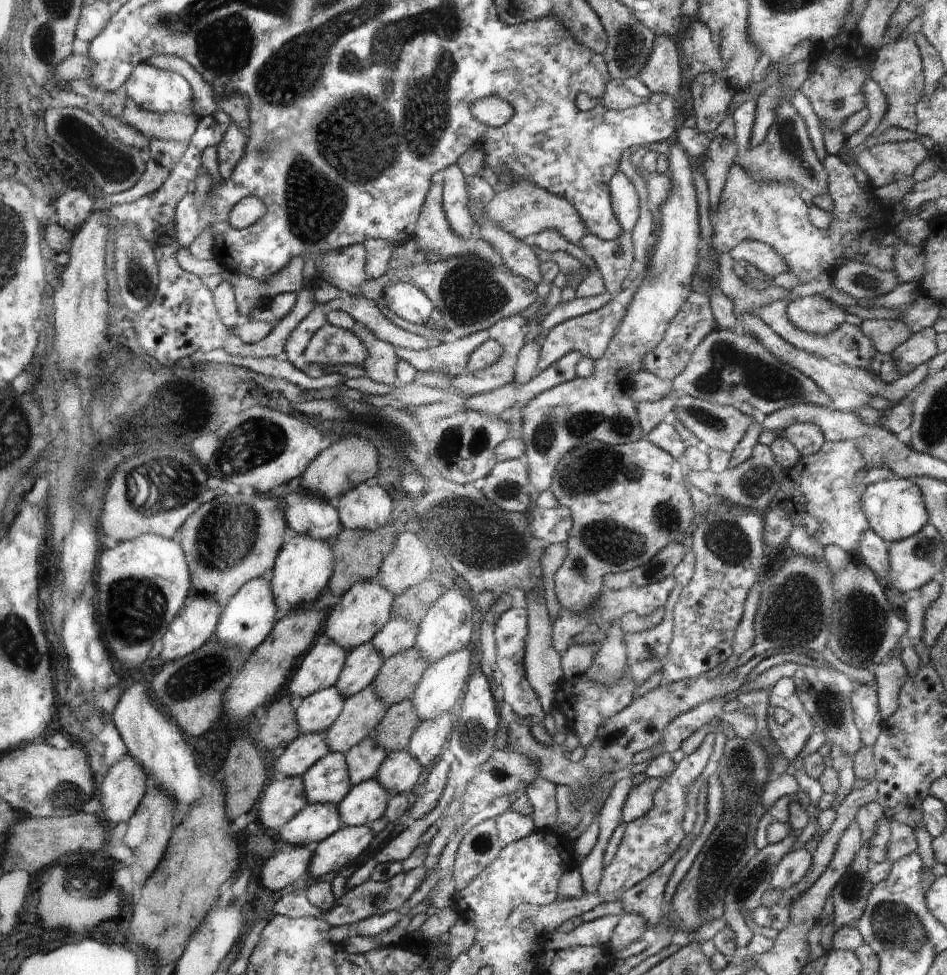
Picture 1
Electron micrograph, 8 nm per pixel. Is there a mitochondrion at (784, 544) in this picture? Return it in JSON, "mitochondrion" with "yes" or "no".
{"mitochondrion":"no"}

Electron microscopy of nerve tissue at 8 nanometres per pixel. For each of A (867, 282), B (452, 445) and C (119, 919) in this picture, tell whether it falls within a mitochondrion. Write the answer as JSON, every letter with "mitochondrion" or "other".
{"A":"mitochondrion","B":"mitochondrion","C":"other"}

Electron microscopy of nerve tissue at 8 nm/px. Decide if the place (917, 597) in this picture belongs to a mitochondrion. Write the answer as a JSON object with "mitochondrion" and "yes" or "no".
{"mitochondrion":"no"}

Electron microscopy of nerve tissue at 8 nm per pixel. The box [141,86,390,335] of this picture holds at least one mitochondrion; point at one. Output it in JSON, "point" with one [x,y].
{"point":[262,152]}

